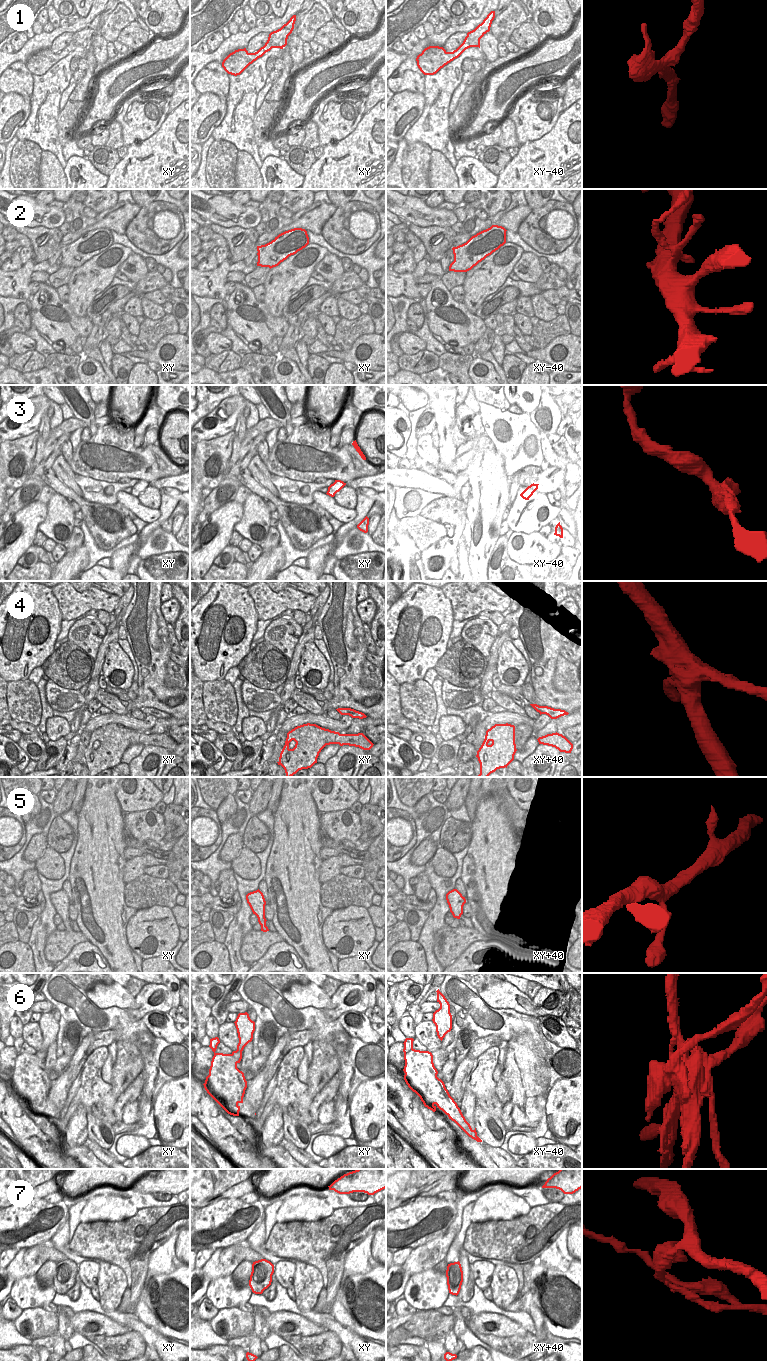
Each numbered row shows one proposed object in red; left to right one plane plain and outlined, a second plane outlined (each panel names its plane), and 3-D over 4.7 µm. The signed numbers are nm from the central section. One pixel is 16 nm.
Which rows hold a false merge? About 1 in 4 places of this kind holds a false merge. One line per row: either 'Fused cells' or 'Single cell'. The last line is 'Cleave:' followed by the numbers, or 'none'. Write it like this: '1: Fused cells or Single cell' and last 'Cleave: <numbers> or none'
1: Single cell
2: Single cell
3: Single cell
4: Single cell
5: Single cell
6: Fused cells
7: Fused cells
Cleave: 6, 7

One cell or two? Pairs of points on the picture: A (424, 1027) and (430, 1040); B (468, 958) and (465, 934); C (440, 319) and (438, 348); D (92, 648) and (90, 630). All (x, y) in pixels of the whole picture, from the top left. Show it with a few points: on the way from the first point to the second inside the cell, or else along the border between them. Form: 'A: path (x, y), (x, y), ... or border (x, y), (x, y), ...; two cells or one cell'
A: path (425, 1030), (428, 1037); one cell
B: border (482, 940), (472, 942), (451, 962); two cells
C: border (426, 318), (428, 329), (432, 333); two cells
D: path (90, 644), (90, 634); one cell

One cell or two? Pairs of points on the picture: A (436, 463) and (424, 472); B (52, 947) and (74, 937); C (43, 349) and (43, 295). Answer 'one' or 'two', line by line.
A: one
B: one
C: two

